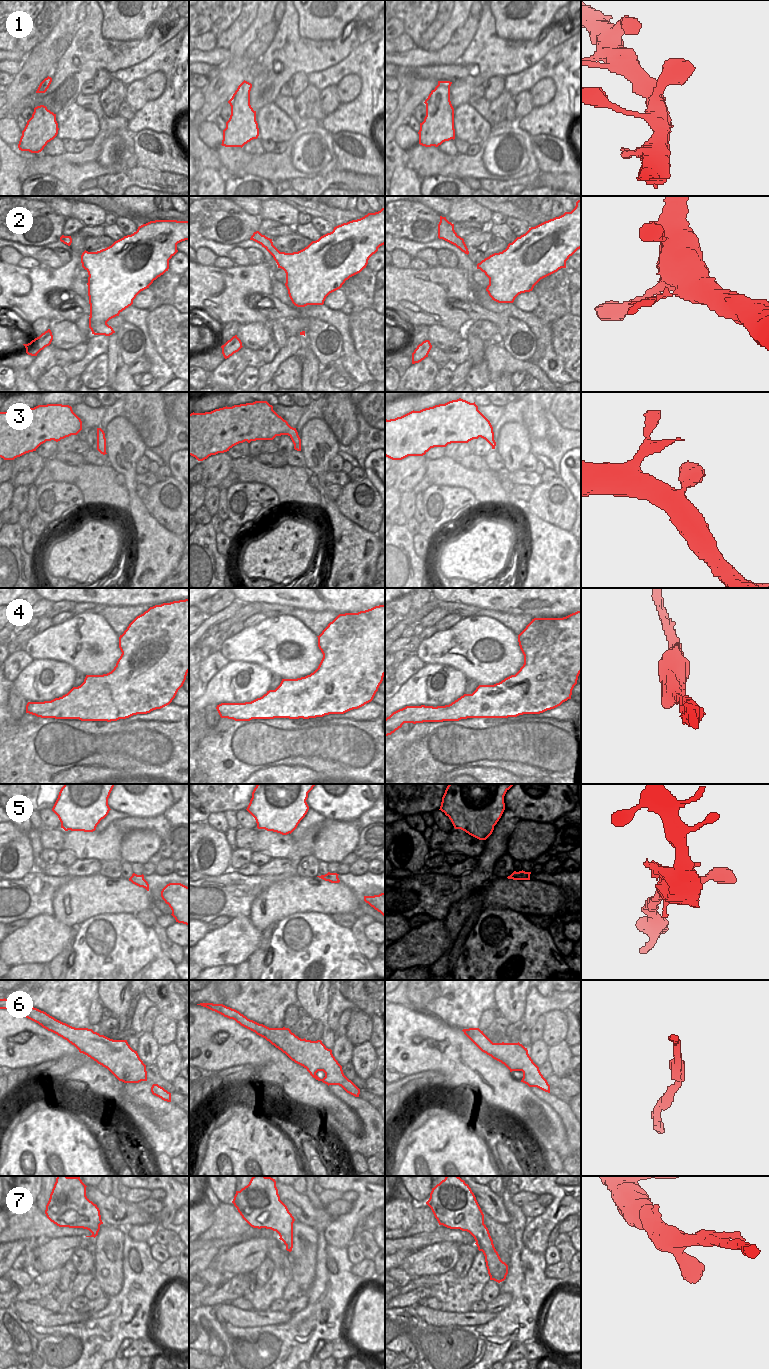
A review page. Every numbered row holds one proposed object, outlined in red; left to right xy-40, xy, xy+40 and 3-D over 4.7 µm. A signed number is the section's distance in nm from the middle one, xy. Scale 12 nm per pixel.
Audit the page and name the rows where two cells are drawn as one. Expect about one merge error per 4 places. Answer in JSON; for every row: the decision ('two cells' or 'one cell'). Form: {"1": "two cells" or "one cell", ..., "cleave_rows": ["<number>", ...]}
{"1": "one cell", "2": "one cell", "3": "one cell", "4": "one cell", "5": "one cell", "6": "one cell", "7": "one cell", "cleave_rows": []}

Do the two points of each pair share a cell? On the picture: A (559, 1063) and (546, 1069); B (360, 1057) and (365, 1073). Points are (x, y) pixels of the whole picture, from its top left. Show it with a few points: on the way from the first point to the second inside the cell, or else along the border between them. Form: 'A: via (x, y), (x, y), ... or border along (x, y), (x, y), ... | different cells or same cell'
A: border along (547, 1059), (553, 1072) | different cells
B: via (363, 1061), (364, 1069) | same cell

